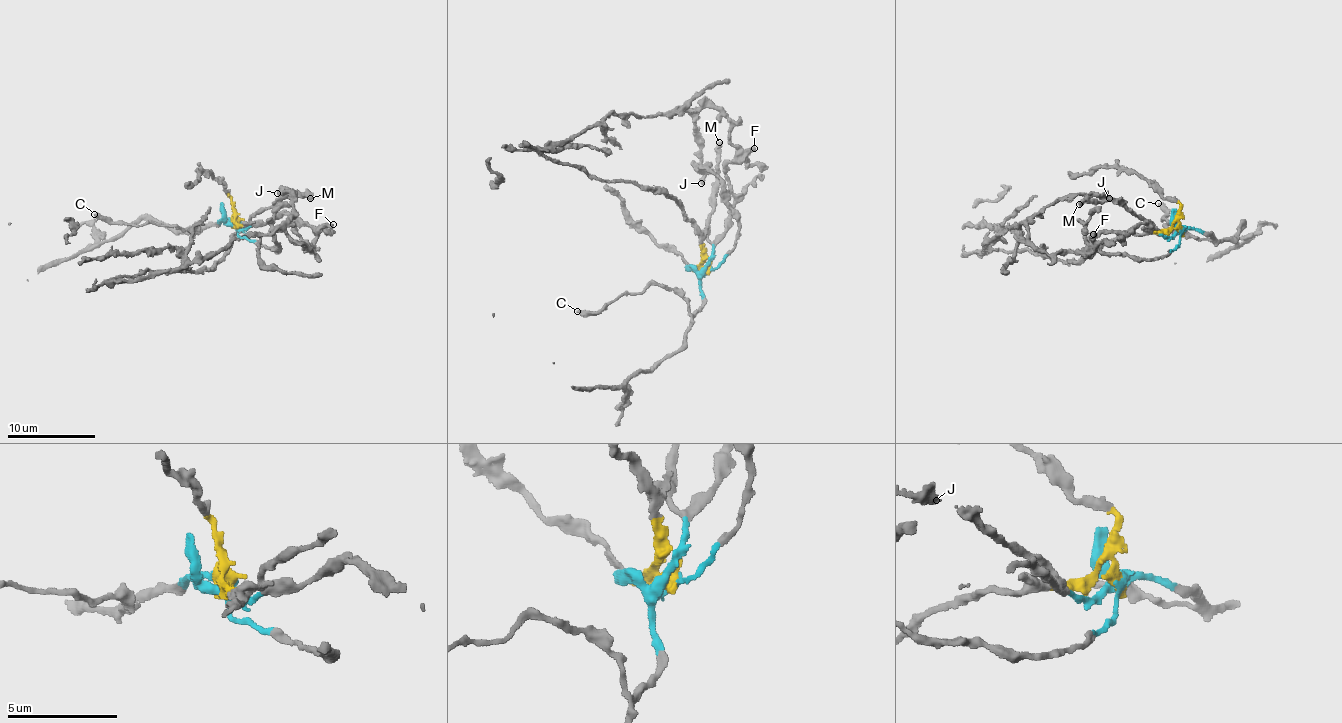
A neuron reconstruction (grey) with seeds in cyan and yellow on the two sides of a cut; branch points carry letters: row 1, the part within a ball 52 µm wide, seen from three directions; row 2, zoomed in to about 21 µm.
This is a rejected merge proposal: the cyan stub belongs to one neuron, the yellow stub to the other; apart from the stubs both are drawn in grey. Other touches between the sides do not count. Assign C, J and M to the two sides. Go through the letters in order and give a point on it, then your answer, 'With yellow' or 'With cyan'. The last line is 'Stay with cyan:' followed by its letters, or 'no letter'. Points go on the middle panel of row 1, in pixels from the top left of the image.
C: Place: (577, 311). With cyan
J: Place: (701, 183). With yellow
M: Place: (719, 142). With cyan
Stay with cyan: C, M

